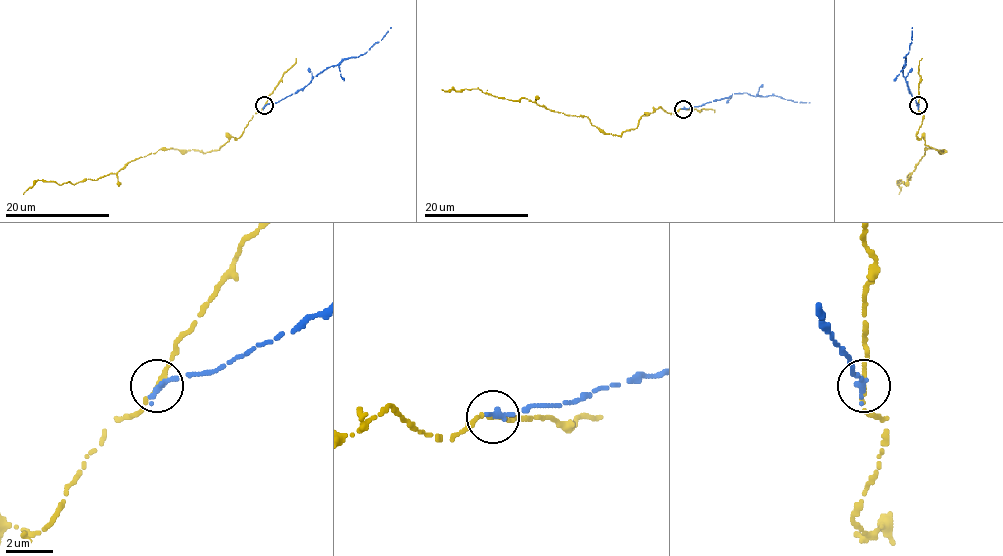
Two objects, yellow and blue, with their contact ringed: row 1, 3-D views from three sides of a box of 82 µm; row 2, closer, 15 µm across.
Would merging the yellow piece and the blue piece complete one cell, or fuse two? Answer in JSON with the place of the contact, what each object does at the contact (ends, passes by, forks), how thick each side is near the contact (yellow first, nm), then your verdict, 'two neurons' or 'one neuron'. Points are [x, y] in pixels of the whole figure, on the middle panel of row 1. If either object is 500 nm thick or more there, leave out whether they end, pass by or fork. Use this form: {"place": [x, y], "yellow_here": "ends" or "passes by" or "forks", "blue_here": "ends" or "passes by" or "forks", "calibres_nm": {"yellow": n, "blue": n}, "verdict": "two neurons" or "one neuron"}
{"place": [683, 109], "yellow_here": "ends", "blue_here": "ends", "calibres_nm": {"yellow": 240, "blue": 320}, "verdict": "one neuron"}

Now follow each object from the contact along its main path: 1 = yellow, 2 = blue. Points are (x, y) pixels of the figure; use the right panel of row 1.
1: (919, 105), (923, 115), (916, 135), (945, 151), (925, 148), (910, 180), (898, 181), (899, 194)
2: (919, 106), (902, 70), (912, 39), (912, 28)

